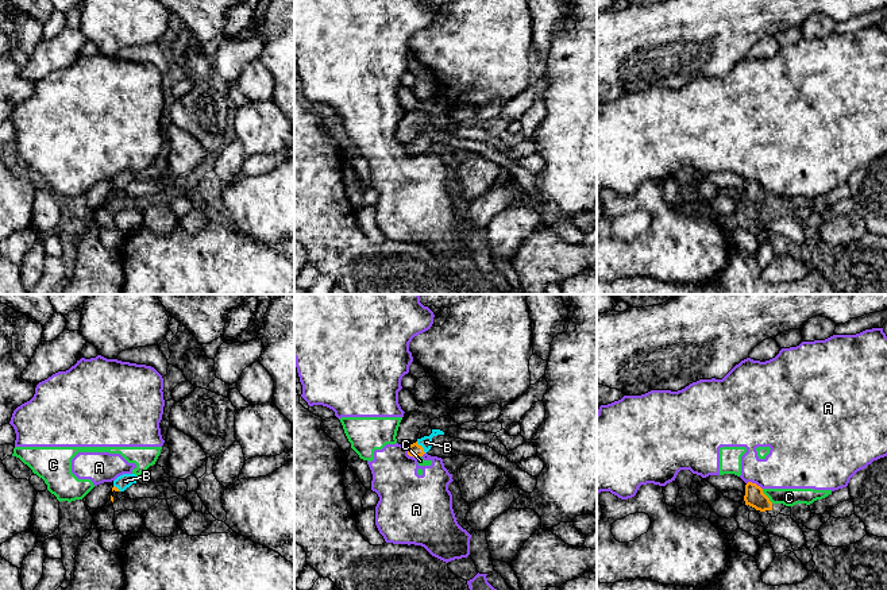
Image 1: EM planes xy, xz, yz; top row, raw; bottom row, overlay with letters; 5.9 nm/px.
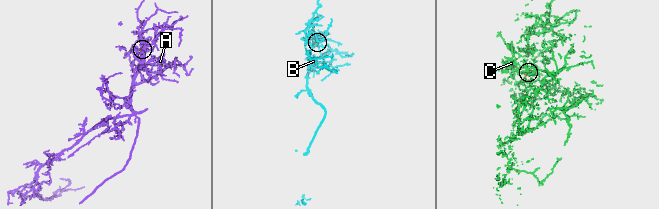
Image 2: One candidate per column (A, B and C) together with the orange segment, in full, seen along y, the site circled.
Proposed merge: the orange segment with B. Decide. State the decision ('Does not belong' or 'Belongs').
Belongs

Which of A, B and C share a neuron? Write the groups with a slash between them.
A C / B

